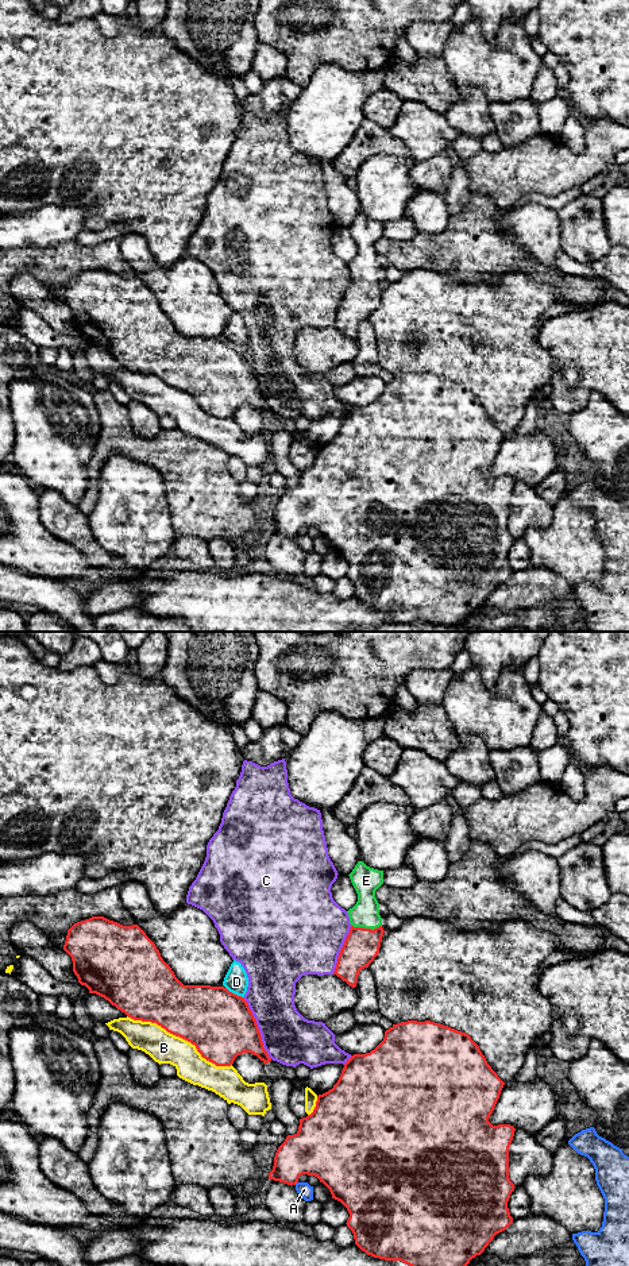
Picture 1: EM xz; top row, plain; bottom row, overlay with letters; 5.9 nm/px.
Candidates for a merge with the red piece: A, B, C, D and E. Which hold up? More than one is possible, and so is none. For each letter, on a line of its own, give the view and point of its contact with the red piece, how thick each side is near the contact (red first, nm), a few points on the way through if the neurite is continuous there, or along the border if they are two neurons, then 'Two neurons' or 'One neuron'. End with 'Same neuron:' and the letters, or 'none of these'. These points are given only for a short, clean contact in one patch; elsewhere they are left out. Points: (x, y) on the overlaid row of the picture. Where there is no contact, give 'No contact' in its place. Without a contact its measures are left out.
A: Touches red at xz (296, 1182). Thickness 320 nm (red) against 90 nm. Two neurons
B: Touches red at xz (181, 1037). Thickness 400 nm (red) against 190 nm. Two neurons
C: Touches red at xz (258, 1029). Thickness 400 nm (red) against 300 nm. Two neurons
D: Touches red at xz (234, 994). Thickness 400 nm (red) against 140 nm. Boundary: xz (226, 987), (243, 998). Two neurons
E: Touches red at xz (366, 929). Thickness 220 nm (red) against 160 nm. Path across: xz (362, 945), (366, 929), (365, 914). One neuron
Same neuron: E

